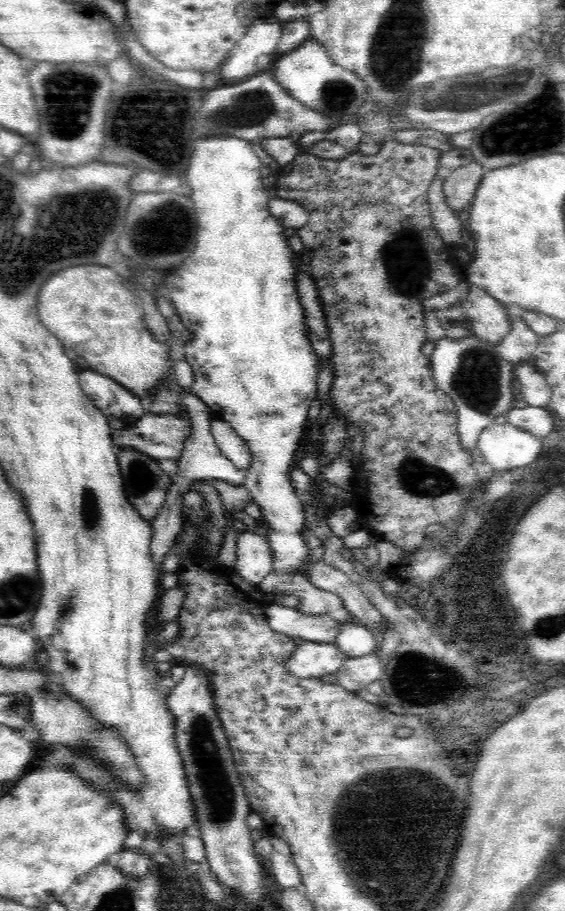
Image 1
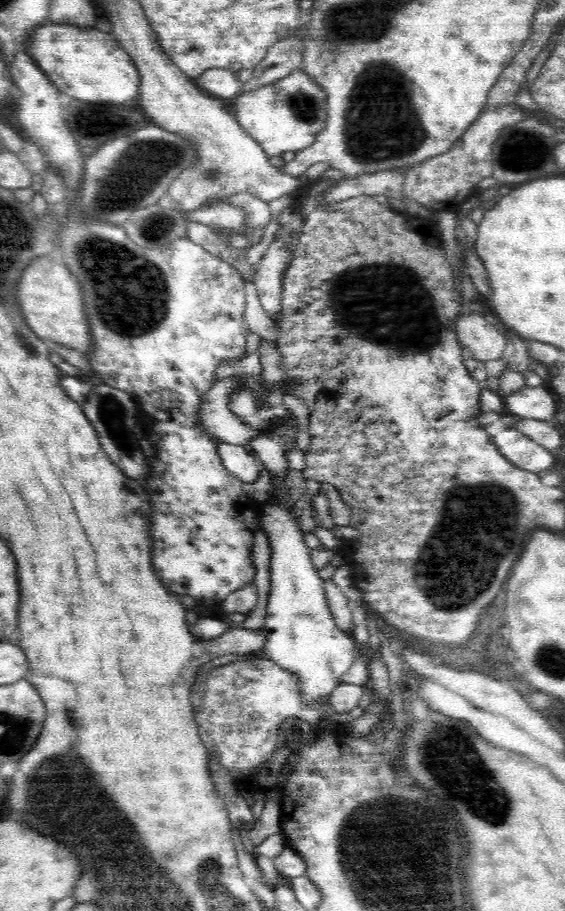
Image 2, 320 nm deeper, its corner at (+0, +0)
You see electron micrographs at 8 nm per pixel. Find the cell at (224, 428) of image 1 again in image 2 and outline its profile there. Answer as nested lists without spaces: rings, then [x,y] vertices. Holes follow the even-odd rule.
[[[219,442],[218,455],[233,476],[244,484],[253,484],[260,477],[262,465],[256,456],[250,455],[242,445]]]

